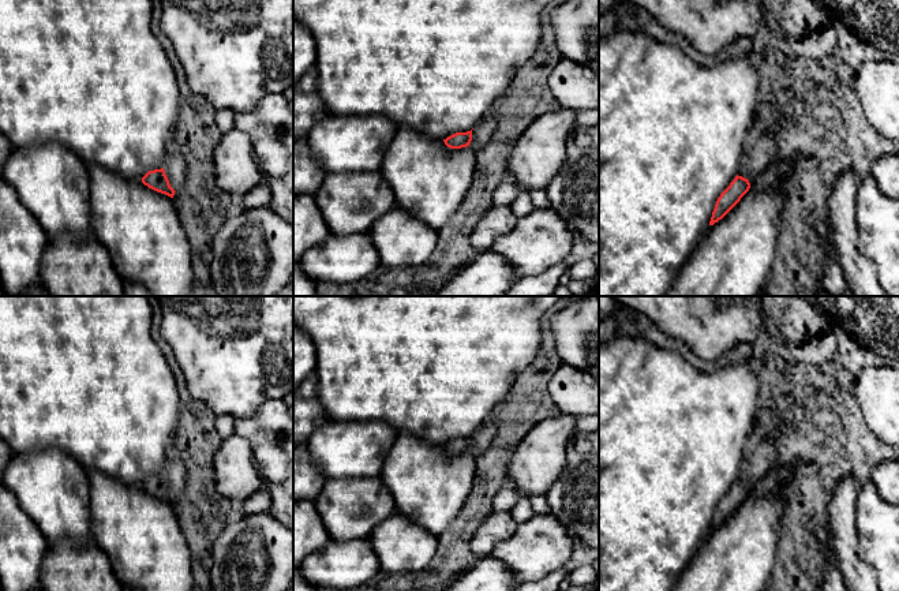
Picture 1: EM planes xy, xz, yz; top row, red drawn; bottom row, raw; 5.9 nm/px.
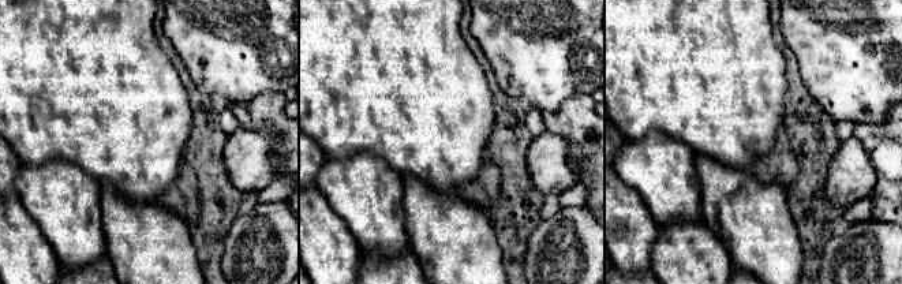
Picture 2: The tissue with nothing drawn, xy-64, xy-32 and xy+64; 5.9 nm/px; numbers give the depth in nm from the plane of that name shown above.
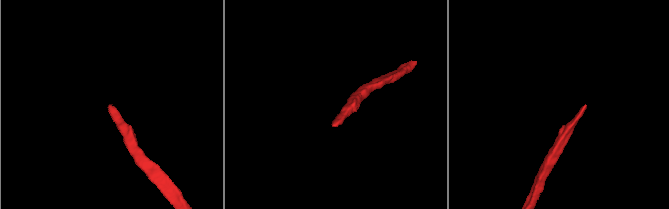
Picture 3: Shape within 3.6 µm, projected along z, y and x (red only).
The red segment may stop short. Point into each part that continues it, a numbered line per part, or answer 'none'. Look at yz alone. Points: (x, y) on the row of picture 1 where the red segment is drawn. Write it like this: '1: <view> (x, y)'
1: yz (759, 152)

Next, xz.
1: xz (482, 133)

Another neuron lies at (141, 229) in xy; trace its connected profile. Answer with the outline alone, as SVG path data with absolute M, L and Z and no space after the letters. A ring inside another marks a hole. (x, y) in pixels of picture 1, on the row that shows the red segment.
M90 164L87 171L93 235L108 250L117 276L143 285L151 296L191 296L195 274L190 242L173 199L98 165Z

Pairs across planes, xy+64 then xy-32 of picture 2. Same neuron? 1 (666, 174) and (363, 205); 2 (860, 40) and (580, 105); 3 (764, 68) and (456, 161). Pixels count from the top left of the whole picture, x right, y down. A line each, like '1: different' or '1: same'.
1: same
2: different
3: same

